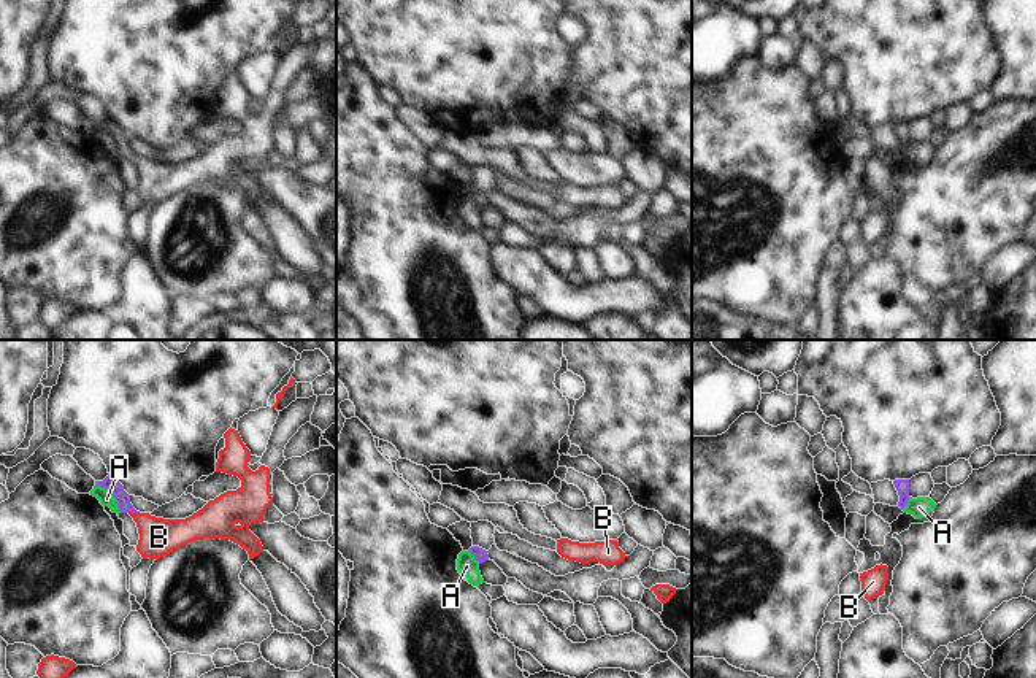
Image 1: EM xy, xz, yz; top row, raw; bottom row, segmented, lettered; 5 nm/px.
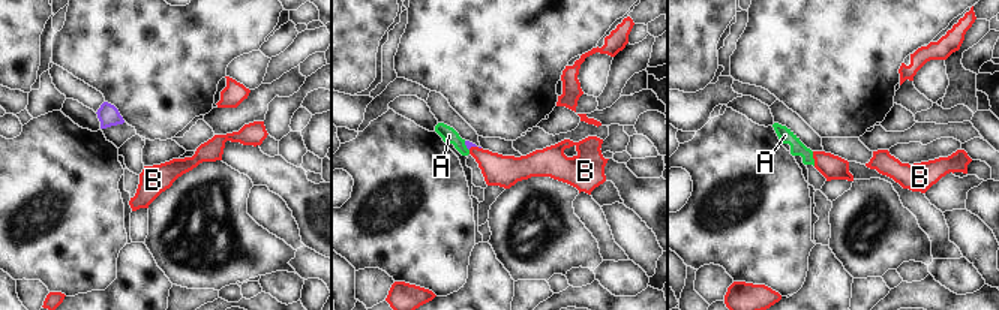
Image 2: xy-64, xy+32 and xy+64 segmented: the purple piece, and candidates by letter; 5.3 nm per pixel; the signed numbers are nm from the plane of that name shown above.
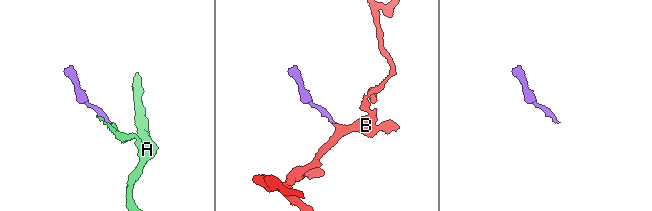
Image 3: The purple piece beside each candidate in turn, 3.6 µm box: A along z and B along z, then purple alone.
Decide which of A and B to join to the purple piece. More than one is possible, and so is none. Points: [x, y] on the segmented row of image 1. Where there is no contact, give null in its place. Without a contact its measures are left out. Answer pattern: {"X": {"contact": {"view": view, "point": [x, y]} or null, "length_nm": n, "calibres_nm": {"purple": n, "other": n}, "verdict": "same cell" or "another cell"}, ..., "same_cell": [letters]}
{"A": {"contact": {"view": "xy", "point": [113, 494]}, "length_nm": 190, "calibres_nm": {"purple": 80, "other": 80}, "verdict": "another cell"}, "B": {"contact": {"view": "xy", "point": [134, 512]}, "length_nm": 60, "calibres_nm": {"purple": 80, "other": 190}, "verdict": "same cell"}, "same_cell": ["B"]}

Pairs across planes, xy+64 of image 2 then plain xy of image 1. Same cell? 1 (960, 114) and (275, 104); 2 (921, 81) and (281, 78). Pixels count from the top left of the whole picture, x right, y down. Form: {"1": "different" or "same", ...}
{"1": "different", "2": "different"}

